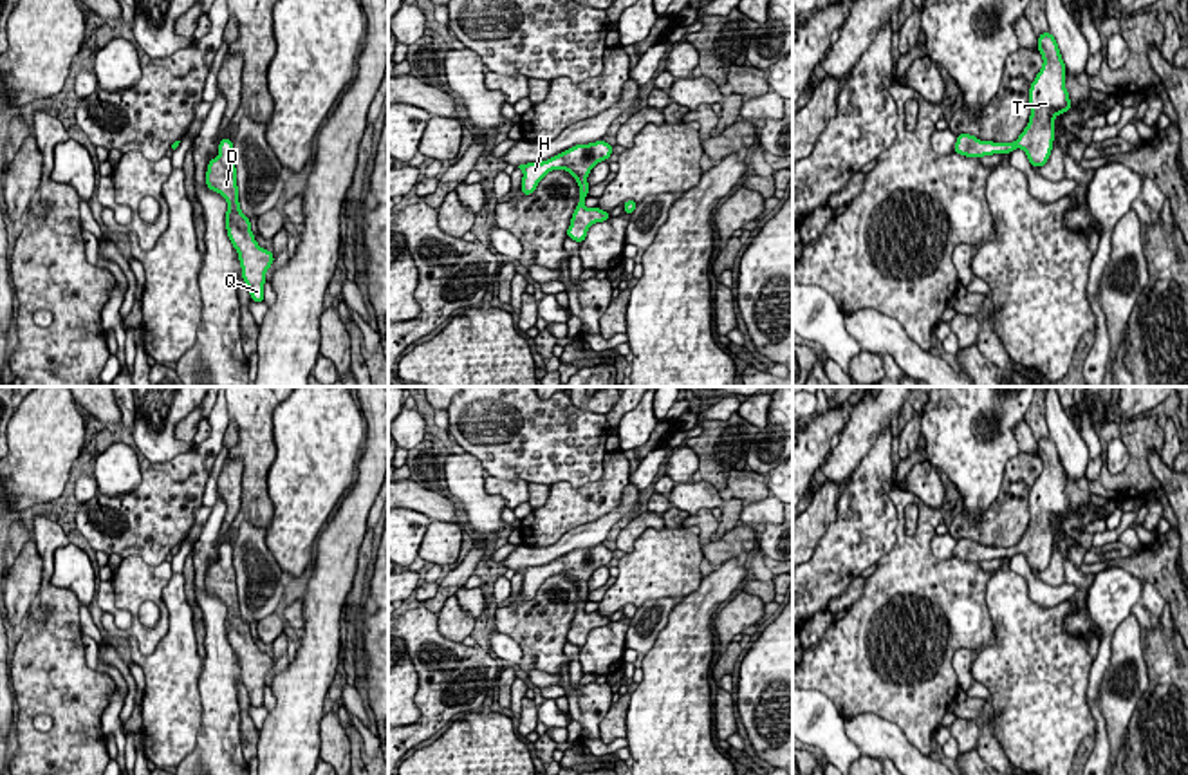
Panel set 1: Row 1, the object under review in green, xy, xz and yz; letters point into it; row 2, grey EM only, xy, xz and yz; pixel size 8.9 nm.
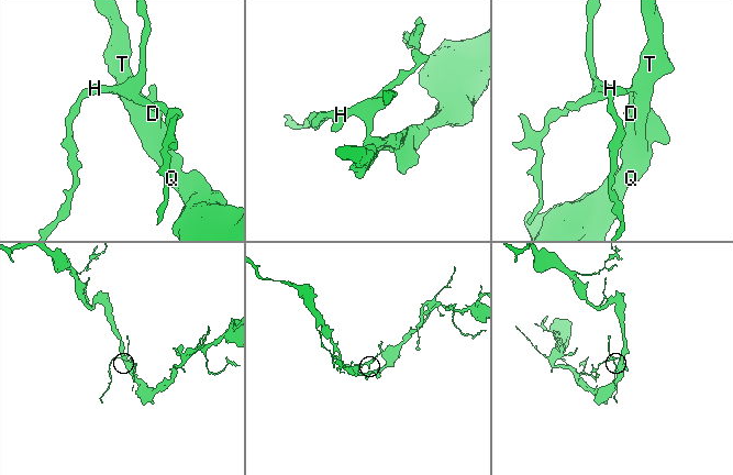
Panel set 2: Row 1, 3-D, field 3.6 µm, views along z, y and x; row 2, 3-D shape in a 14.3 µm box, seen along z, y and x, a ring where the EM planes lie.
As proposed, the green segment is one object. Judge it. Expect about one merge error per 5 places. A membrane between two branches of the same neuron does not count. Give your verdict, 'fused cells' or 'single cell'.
single cell

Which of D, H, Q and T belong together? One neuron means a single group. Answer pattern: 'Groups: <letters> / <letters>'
Groups: D H Q T

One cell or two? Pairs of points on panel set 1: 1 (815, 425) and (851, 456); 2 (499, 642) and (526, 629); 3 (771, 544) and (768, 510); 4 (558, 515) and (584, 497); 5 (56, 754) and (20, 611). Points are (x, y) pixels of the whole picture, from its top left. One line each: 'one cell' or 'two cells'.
1: two cells
2: two cells
3: one cell
4: one cell
5: two cells

